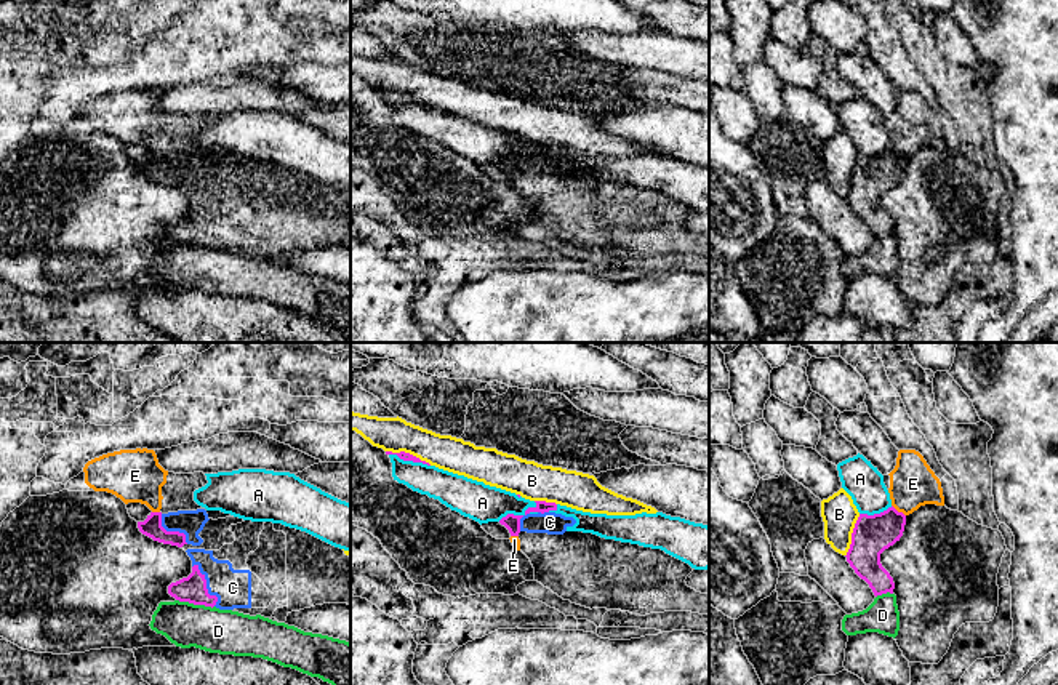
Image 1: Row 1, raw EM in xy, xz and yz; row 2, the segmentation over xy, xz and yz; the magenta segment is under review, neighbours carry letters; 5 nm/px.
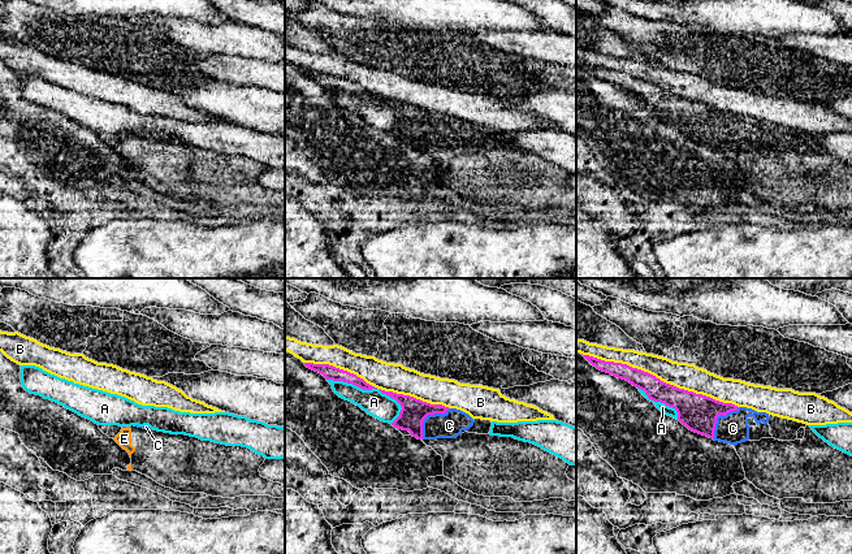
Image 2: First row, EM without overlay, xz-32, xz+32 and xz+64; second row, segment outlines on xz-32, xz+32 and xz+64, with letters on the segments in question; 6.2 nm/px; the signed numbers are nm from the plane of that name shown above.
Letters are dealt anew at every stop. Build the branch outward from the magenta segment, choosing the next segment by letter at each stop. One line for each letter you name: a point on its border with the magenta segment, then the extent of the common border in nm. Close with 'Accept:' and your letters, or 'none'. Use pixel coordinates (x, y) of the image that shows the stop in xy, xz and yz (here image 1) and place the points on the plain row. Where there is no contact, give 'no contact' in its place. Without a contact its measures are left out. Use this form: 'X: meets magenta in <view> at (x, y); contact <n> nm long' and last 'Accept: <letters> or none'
C: meets magenta in xy at (205, 228); contact 240 nm long
Accept: C

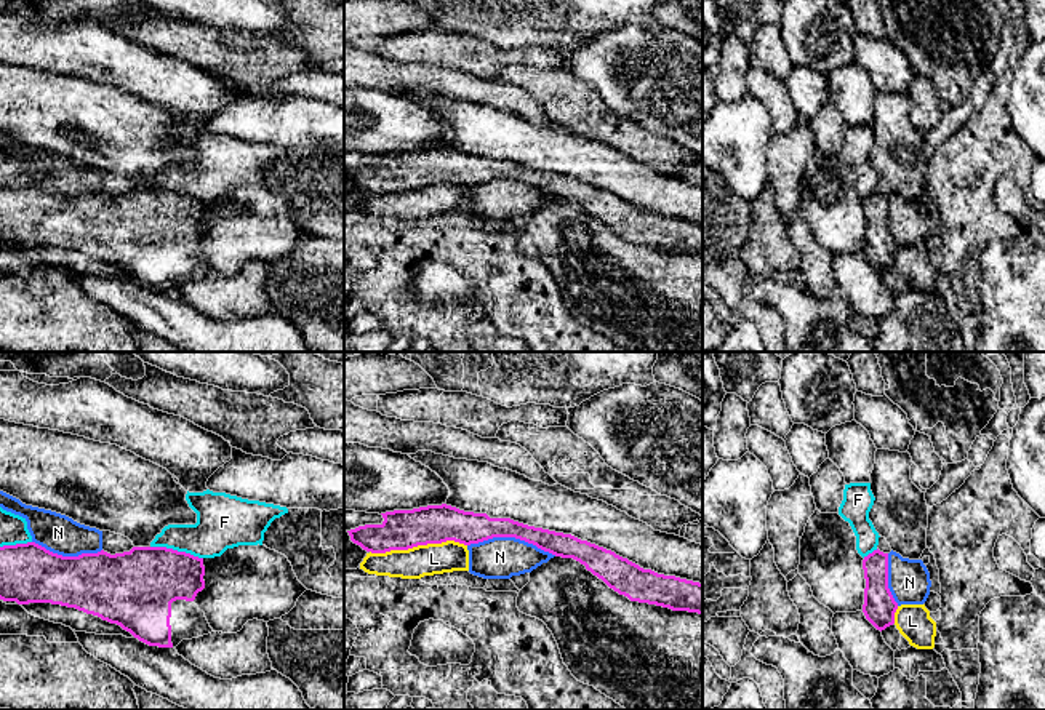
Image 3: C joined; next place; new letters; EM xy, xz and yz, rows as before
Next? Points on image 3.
Accept: none

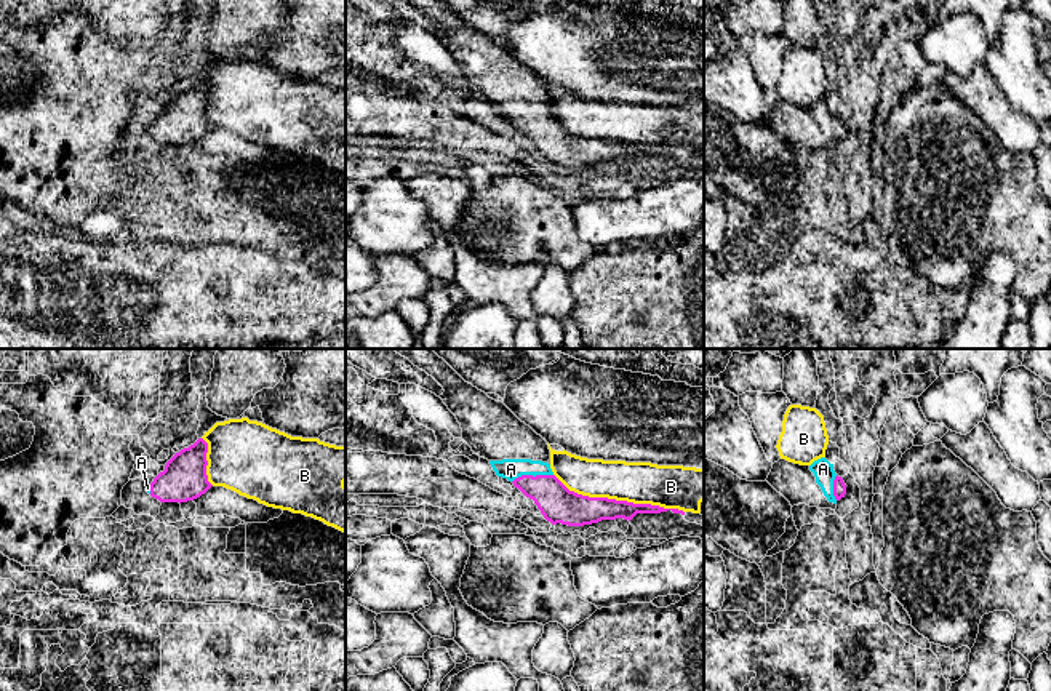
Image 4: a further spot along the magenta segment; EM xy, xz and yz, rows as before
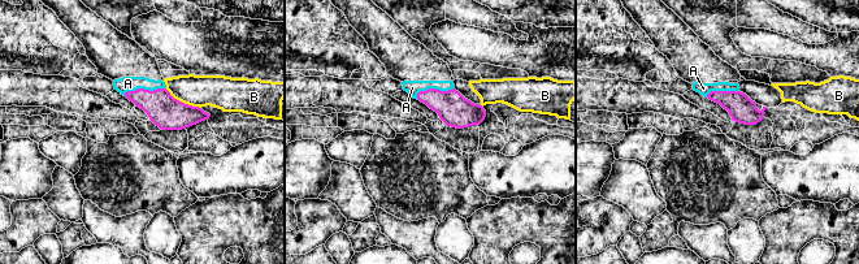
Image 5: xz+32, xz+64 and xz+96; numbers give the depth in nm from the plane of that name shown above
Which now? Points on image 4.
A: meets magenta in xz at (531, 117); contact 220 nm long
Accept: A

